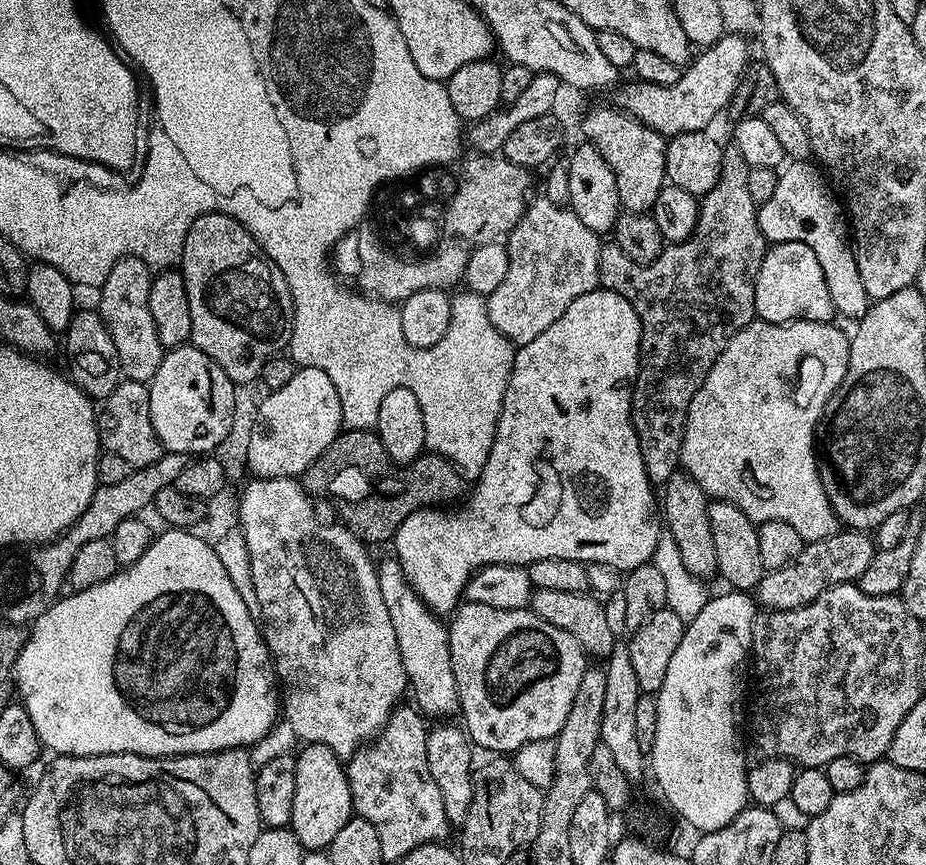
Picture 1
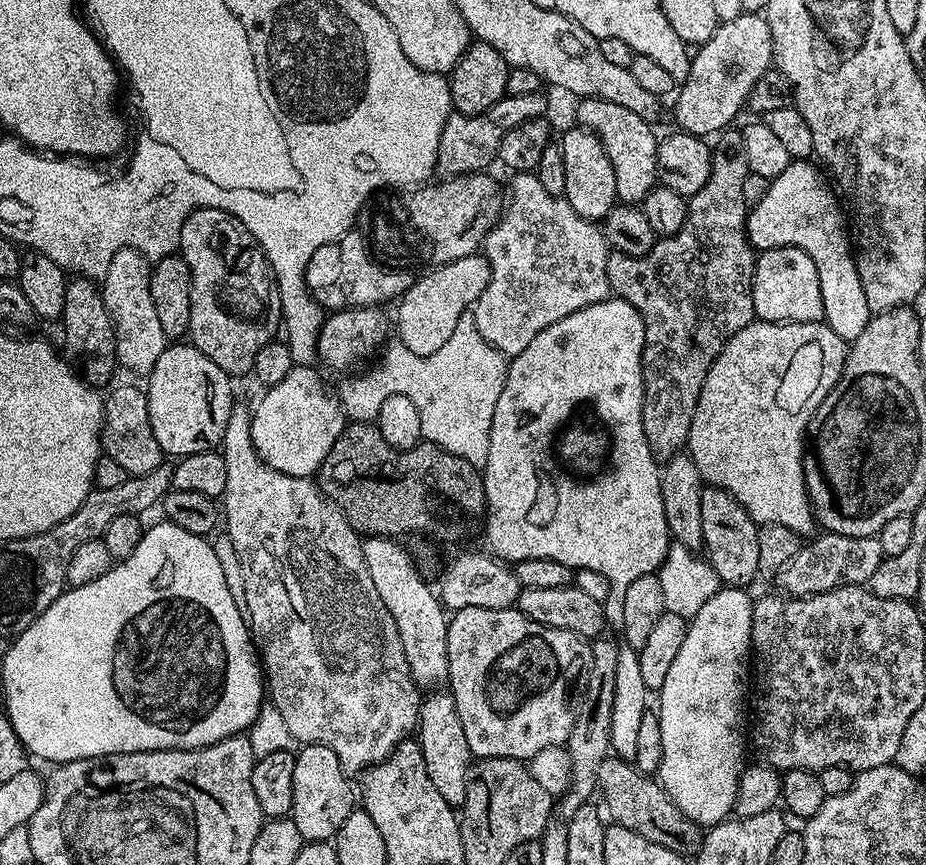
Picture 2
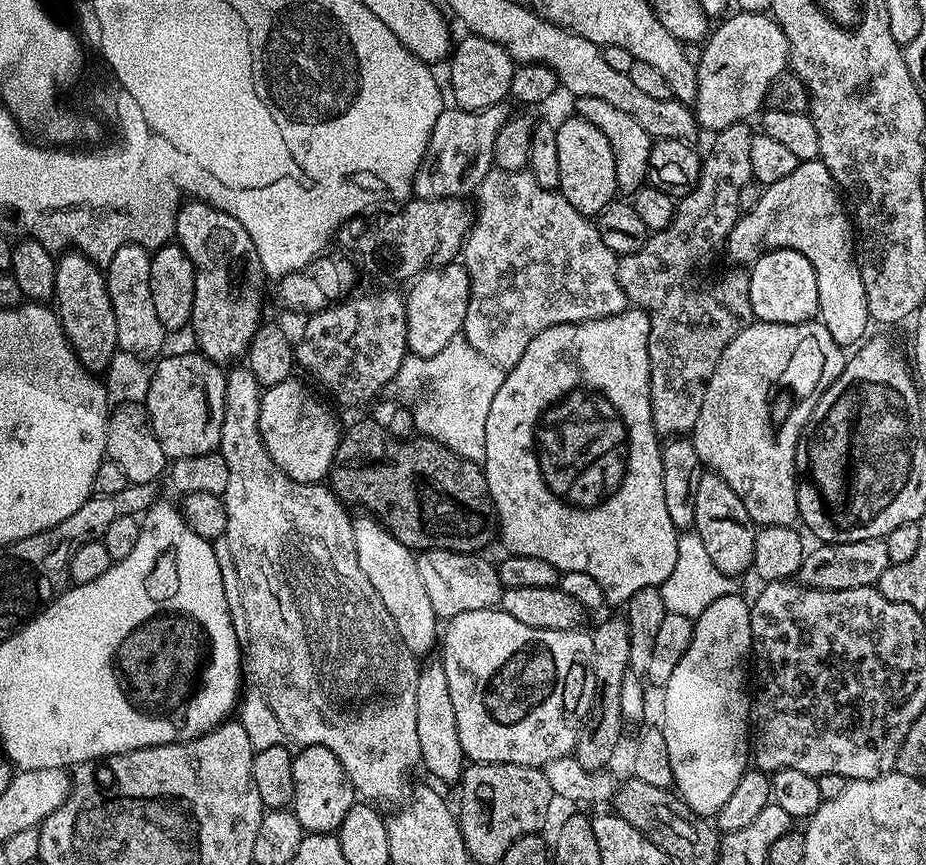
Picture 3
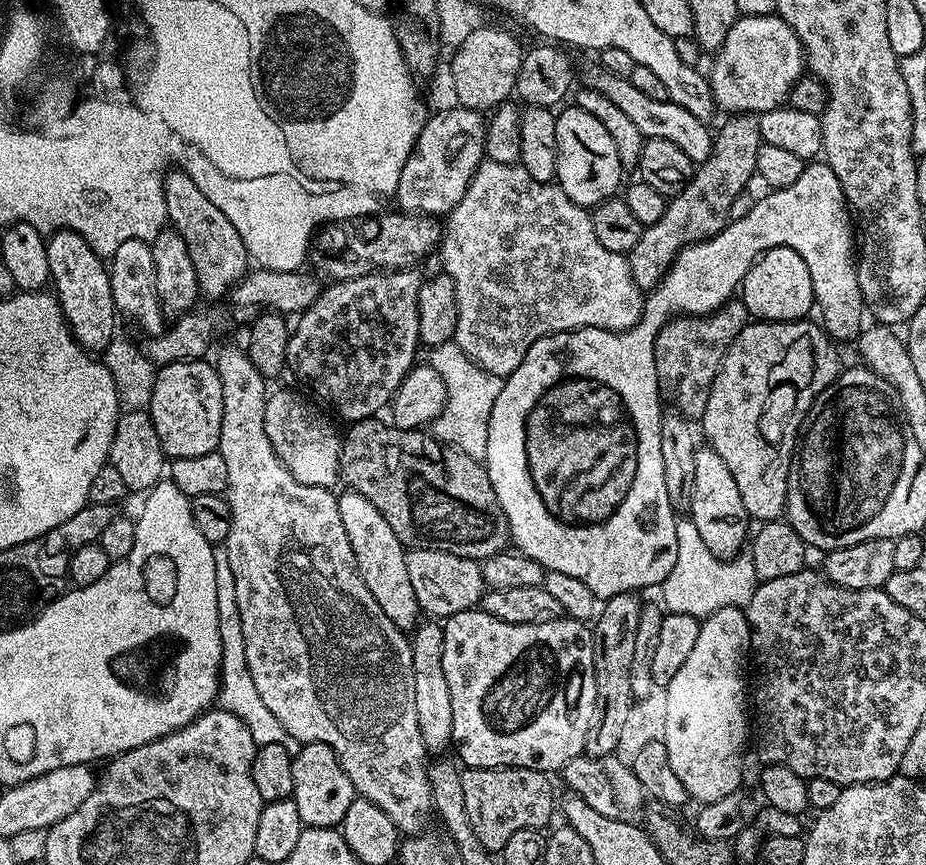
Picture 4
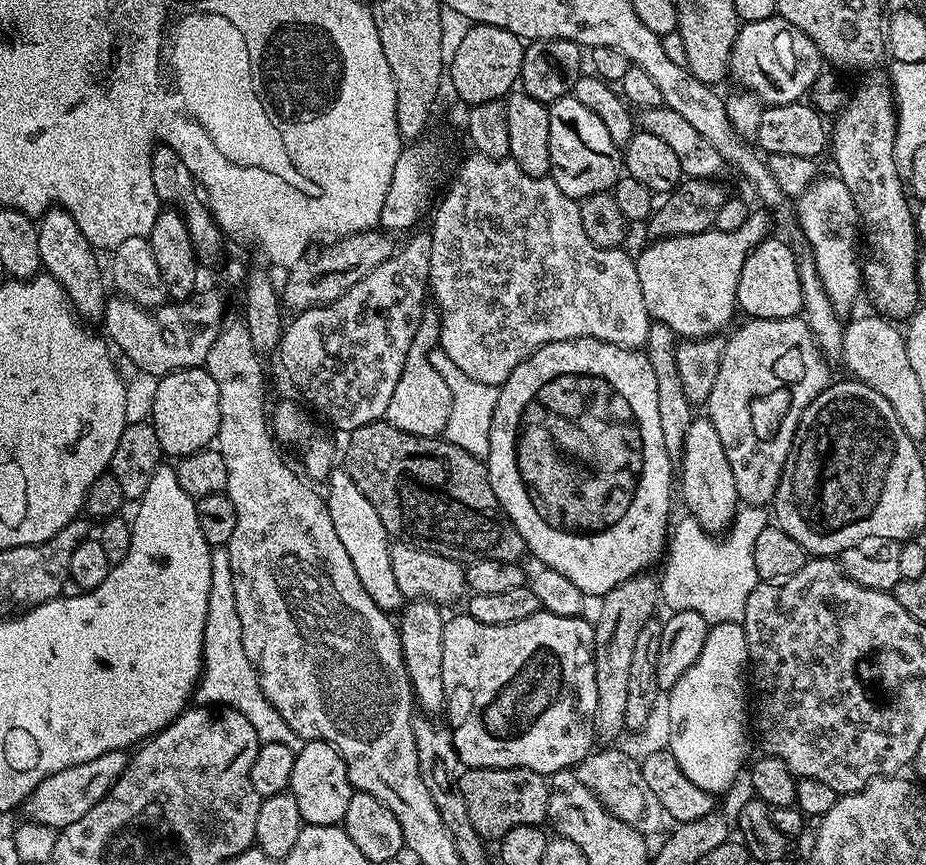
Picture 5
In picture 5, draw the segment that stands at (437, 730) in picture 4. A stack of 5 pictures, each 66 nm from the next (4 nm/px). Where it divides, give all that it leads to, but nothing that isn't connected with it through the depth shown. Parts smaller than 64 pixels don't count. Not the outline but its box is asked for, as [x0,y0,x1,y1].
[398,600,446,714]

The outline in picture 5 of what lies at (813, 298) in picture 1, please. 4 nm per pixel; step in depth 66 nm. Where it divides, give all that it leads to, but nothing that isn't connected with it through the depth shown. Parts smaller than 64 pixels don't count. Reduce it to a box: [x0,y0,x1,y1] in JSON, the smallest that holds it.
[736,238,802,320]

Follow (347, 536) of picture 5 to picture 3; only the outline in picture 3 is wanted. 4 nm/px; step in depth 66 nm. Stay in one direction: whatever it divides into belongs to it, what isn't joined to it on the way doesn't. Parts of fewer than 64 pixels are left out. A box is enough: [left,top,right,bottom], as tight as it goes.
[352,514,438,658]

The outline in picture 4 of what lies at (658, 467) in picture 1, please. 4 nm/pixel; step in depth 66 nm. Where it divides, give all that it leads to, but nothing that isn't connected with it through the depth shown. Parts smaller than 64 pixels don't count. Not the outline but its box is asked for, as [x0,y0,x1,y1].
[627,114,762,418]

